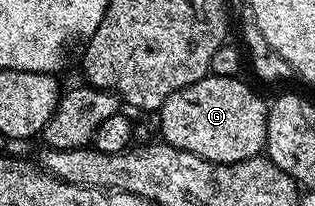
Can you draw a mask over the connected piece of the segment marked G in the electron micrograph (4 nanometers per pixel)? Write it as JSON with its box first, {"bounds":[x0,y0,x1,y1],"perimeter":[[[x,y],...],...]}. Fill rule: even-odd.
{"bounds":[161,74,270,164],"perimeter":[[[209,74],[163,100],[161,134],[164,145],[203,156],[219,164],[235,164],[256,158],[264,151],[270,103],[264,102],[240,77]]]}

